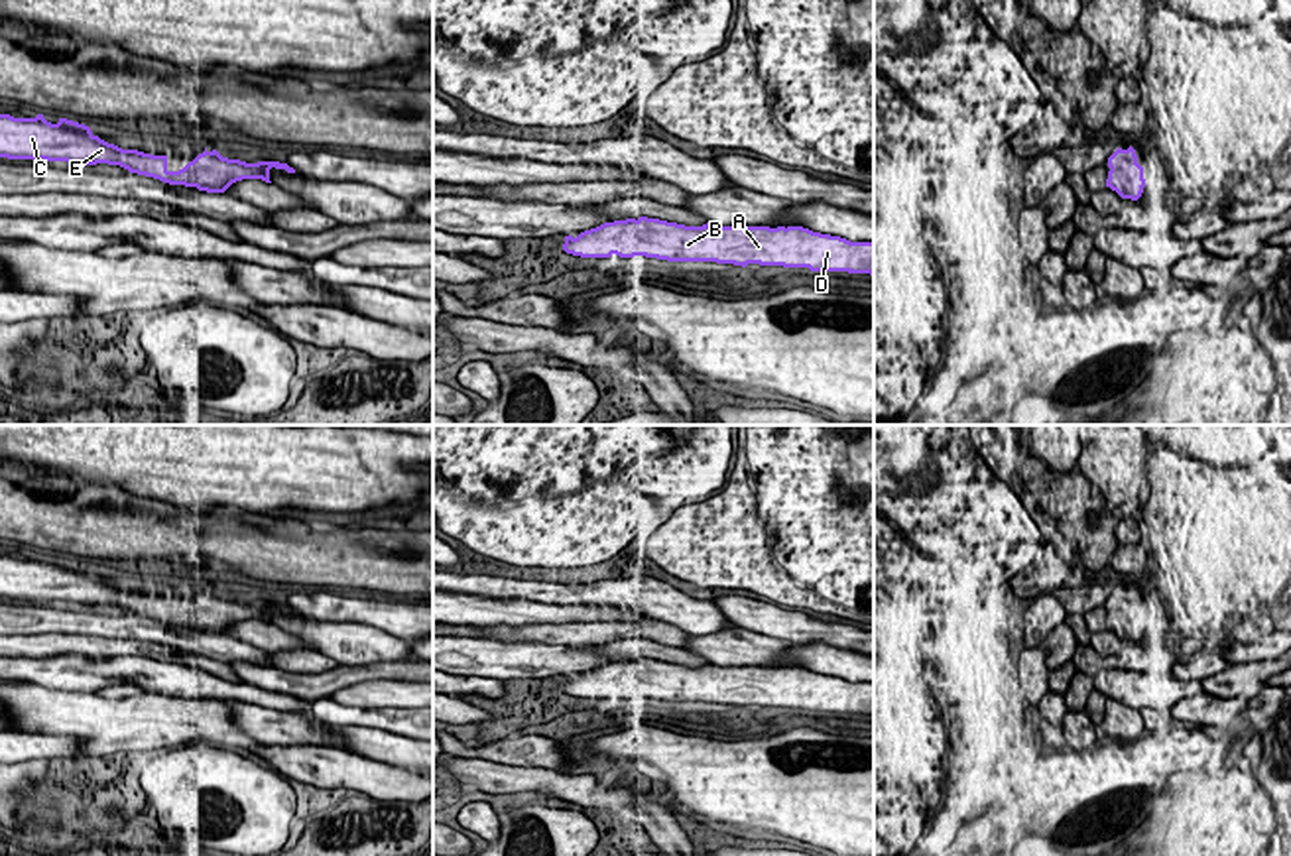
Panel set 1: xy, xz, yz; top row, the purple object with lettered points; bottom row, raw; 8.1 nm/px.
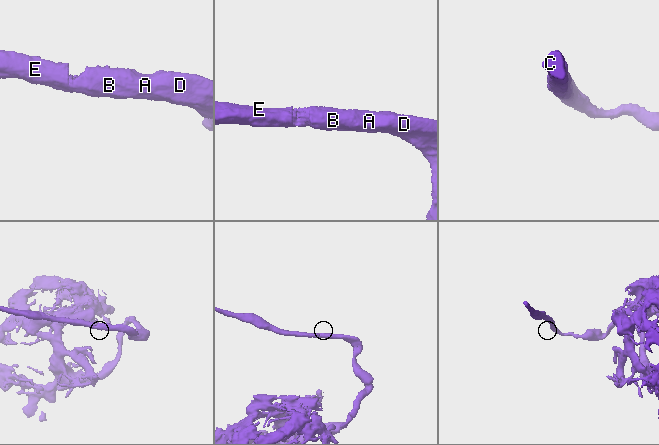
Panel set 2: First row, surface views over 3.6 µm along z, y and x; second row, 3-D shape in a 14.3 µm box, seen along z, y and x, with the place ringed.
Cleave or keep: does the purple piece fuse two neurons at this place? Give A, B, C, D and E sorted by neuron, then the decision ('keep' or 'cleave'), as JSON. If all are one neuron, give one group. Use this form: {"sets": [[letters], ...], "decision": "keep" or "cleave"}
{"sets": [["A", "B", "C", "D", "E"]], "decision": "keep"}

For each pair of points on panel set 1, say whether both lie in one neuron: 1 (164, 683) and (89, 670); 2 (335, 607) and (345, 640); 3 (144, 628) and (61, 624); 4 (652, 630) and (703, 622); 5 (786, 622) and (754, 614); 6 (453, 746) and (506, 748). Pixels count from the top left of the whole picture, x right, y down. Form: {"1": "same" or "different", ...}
{"1": "same", "2": "different", "3": "same", "4": "different", "5": "same", "6": "same"}

